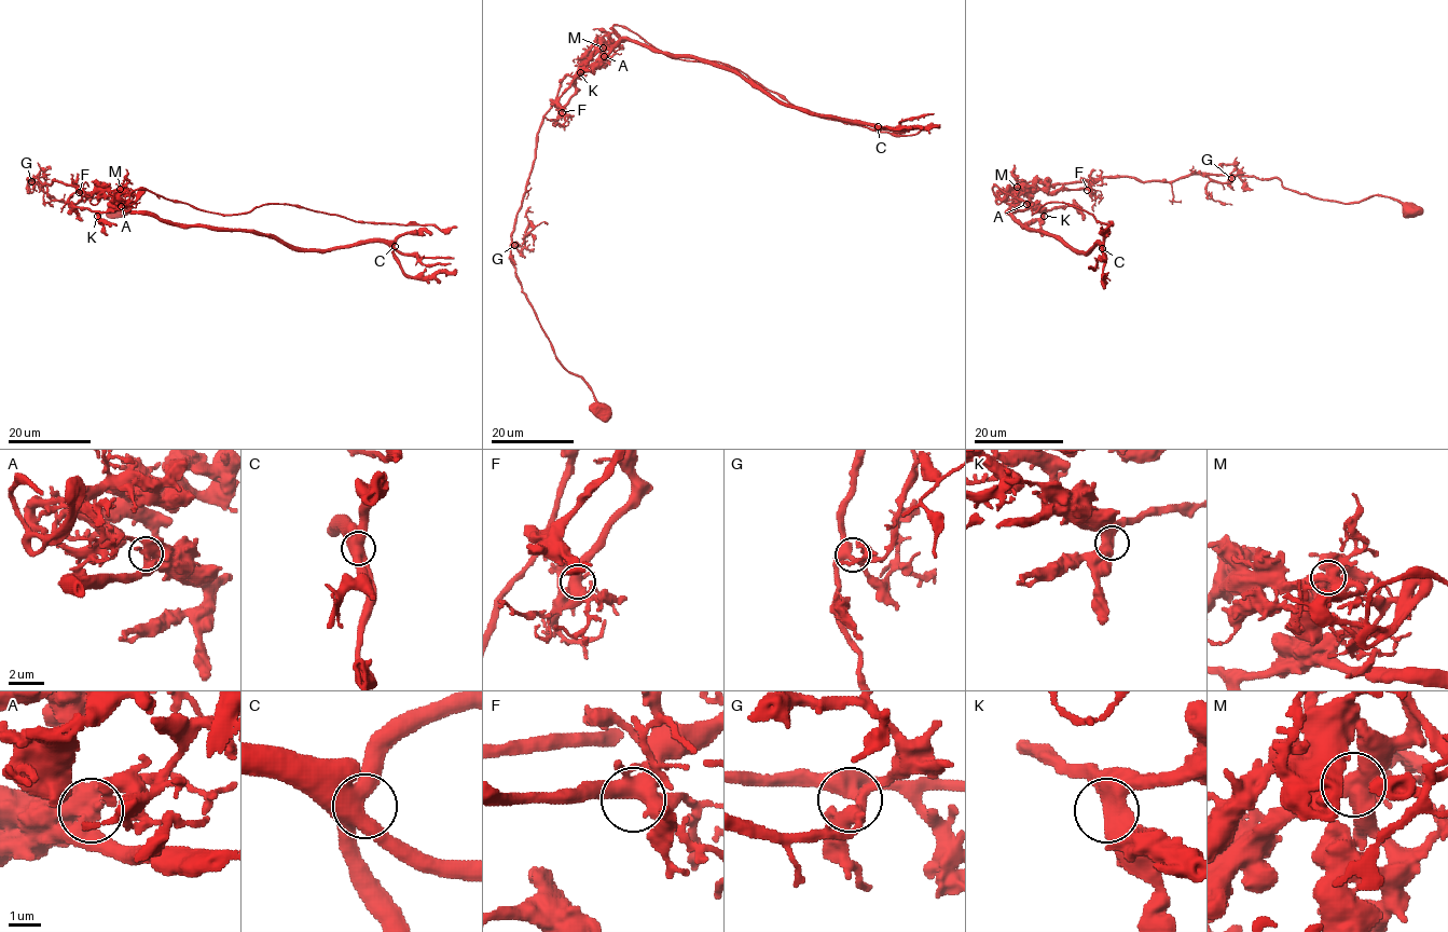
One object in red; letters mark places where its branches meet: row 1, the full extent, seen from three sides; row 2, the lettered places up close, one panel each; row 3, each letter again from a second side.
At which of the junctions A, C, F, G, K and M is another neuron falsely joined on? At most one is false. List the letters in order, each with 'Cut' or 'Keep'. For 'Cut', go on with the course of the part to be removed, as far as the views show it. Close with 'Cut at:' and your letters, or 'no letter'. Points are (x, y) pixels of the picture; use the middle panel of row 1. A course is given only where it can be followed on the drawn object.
A: Cut. Course of the part to remove: (605, 56), (622, 40), (634, 40), (736, 69), (786, 104), (812, 112), (878, 128), (940, 127)
C: Keep
F: Keep
G: Keep
K: Keep
M: Keep
Cut at: A

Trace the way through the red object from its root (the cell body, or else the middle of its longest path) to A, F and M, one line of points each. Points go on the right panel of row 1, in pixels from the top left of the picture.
A: (1409, 208), (1381, 195), (1321, 200), (1276, 178), (1209, 174), (1091, 178), (1048, 193), (1012, 187), (1026, 204)
F: (1409, 208), (1381, 195), (1321, 200), (1276, 178), (1245, 175), (1090, 178), (1080, 181), (1087, 190)
M: (1409, 208), (1381, 195), (1321, 200), (1276, 178), (1245, 175), (1103, 176), (1050, 184), (1048, 193), (1017, 187)

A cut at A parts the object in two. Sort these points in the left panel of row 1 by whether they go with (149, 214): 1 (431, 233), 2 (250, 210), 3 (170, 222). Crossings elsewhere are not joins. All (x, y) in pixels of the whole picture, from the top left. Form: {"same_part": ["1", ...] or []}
{"same_part": ["1", "3"]}

